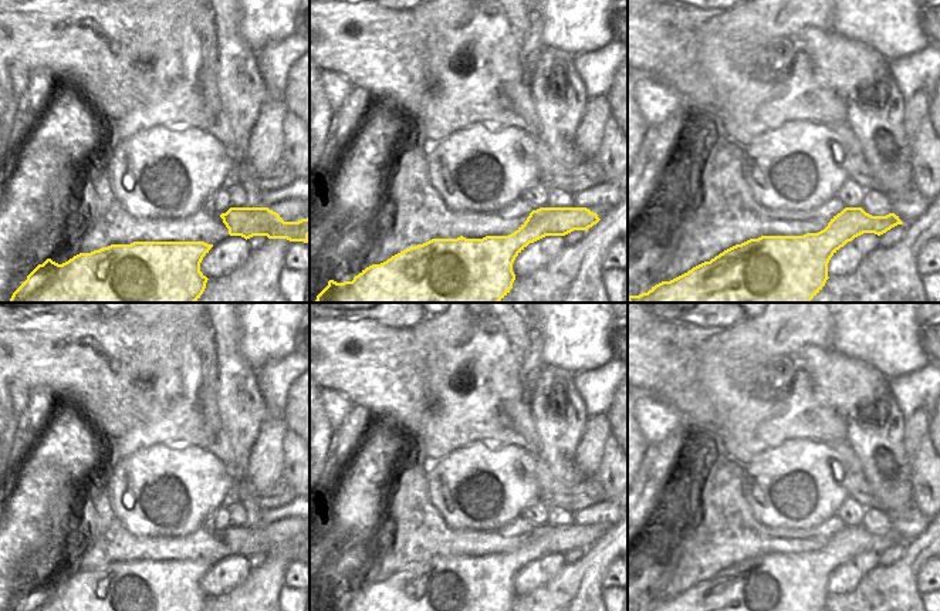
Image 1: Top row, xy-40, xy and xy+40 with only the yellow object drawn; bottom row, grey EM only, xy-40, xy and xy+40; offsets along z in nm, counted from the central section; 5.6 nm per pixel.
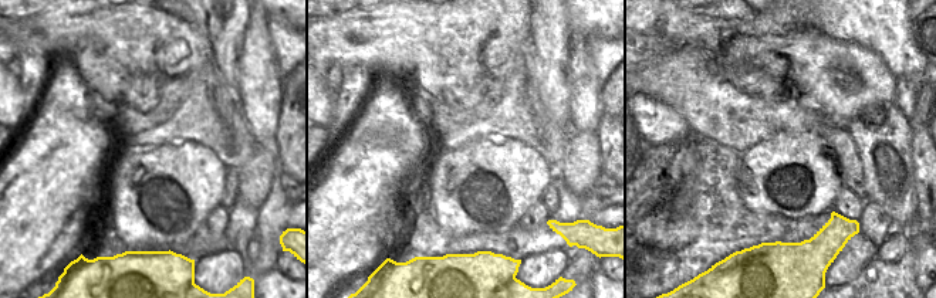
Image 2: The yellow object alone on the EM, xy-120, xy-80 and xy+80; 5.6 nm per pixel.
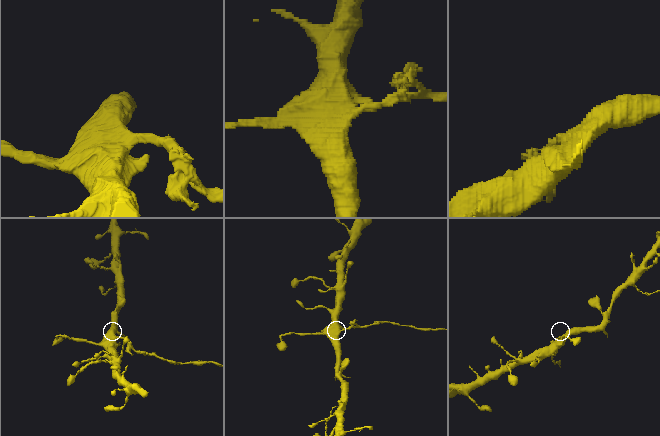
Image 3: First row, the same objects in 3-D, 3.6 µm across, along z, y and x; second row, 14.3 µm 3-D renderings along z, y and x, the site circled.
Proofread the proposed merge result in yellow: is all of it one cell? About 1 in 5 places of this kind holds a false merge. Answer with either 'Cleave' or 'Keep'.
Cleave.

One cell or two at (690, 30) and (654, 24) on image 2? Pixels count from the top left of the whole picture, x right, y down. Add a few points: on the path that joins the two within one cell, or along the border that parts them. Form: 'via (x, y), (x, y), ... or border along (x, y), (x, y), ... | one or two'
via (682, 27), (662, 24) | one

